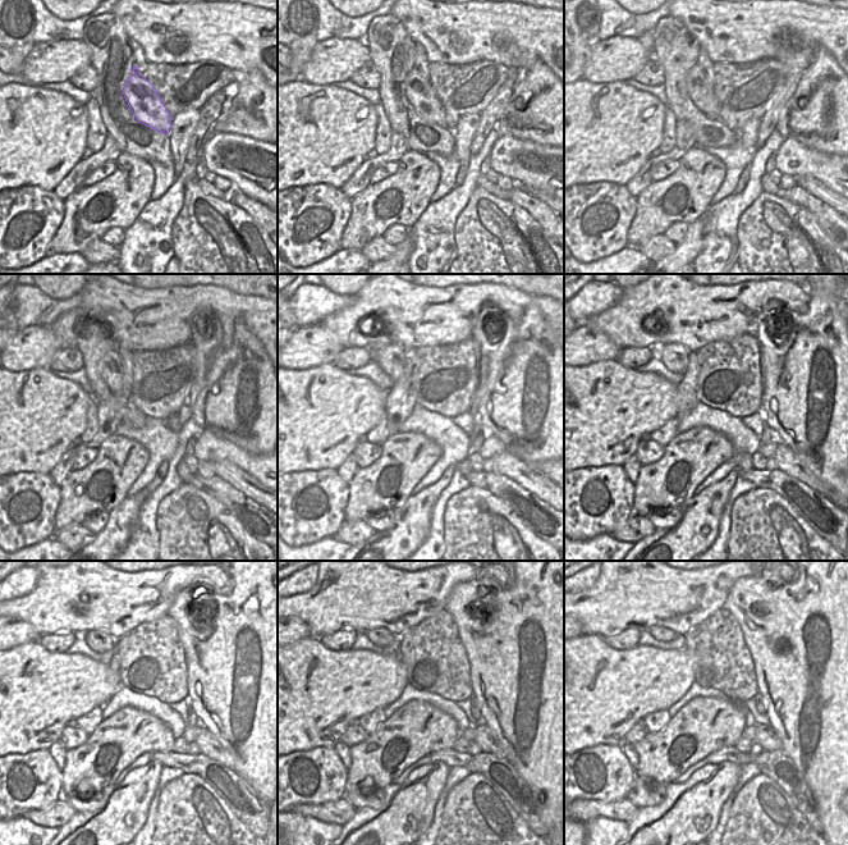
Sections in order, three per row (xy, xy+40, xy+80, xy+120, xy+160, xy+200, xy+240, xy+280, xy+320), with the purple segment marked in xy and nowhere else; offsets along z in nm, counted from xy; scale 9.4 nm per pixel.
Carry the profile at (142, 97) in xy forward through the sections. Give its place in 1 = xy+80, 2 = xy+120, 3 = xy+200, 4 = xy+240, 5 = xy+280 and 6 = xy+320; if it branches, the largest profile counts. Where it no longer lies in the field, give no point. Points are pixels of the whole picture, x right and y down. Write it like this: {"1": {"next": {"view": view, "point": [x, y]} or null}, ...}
{"1": {"next": {"view": "xy+80", "point": [700, 82]}}, "2": {"next": {"view": "xy+120", "point": [110, 368]}}, "3": {"next": {"view": "xy+200", "point": [674, 356]}}, "4": {"next": {"view": "xy+240", "point": [99, 640]}}, "5": {"next": {"view": "xy+280", "point": [380, 638]}}, "6": {"next": {"view": "xy+320", "point": [660, 633]}}}

